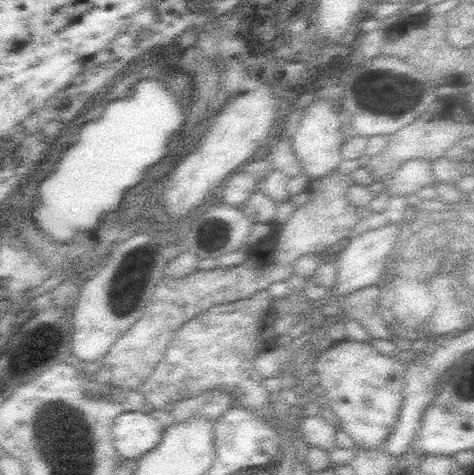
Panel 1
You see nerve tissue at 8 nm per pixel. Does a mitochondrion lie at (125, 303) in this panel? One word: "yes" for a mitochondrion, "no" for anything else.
yes

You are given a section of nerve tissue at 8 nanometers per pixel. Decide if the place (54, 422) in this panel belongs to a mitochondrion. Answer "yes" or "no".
yes

